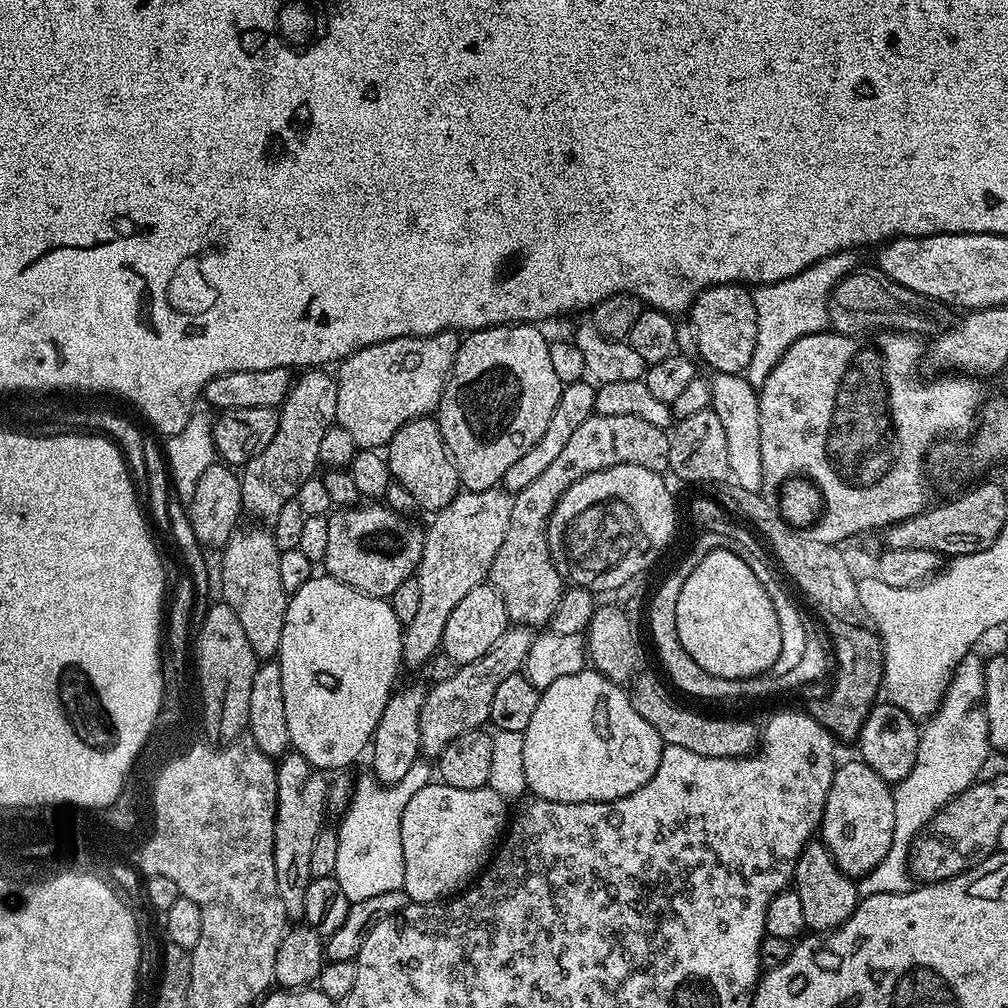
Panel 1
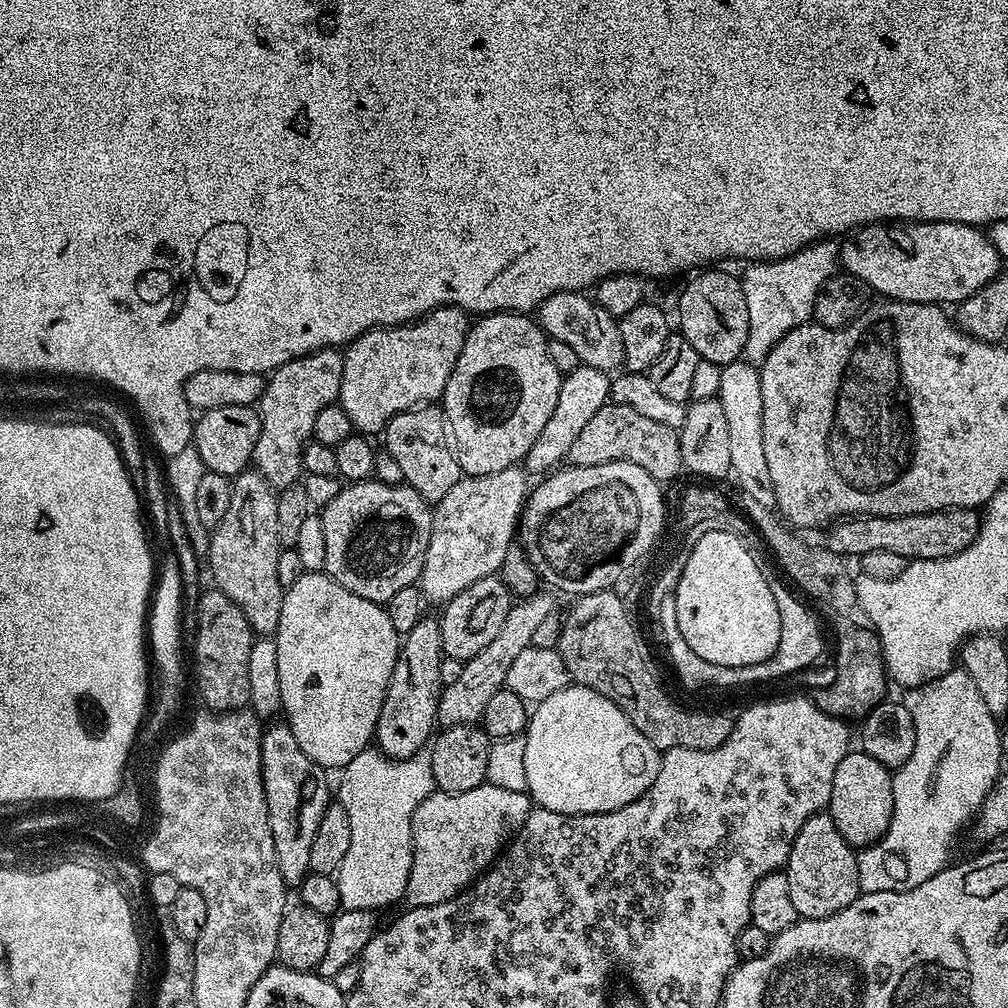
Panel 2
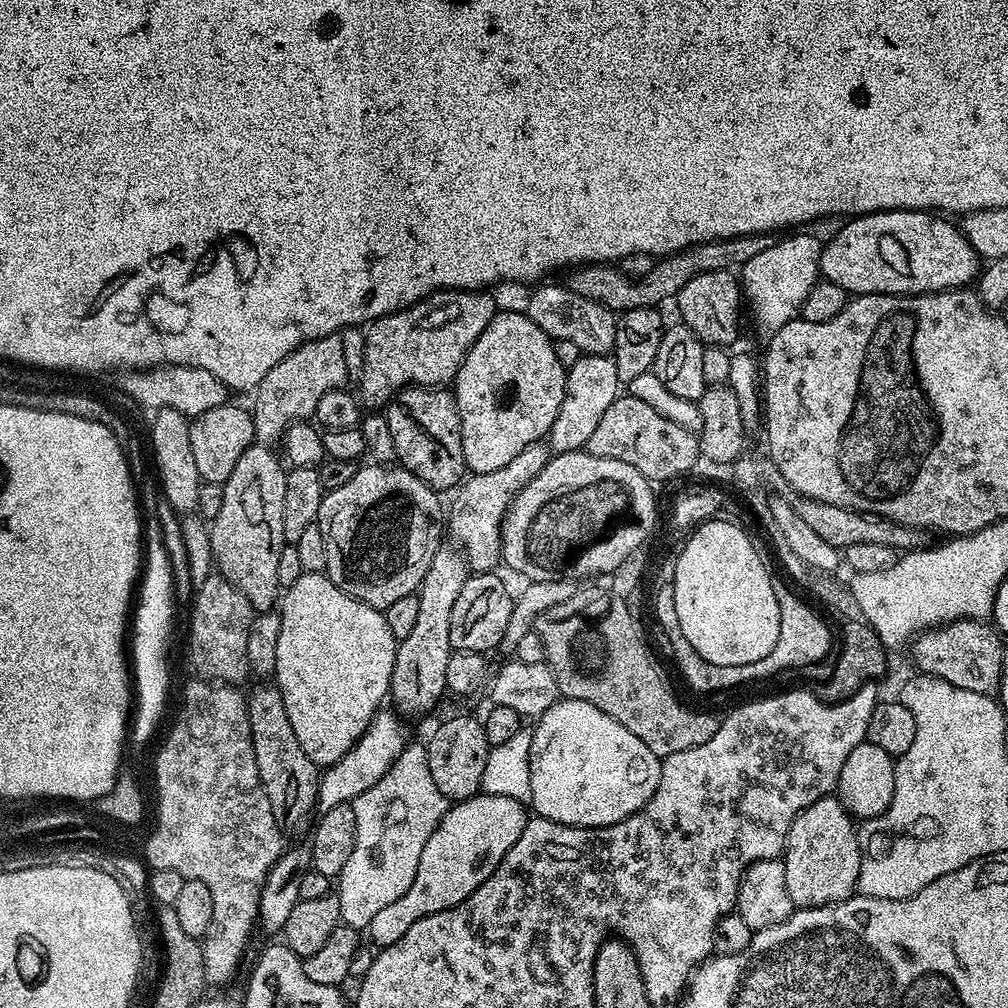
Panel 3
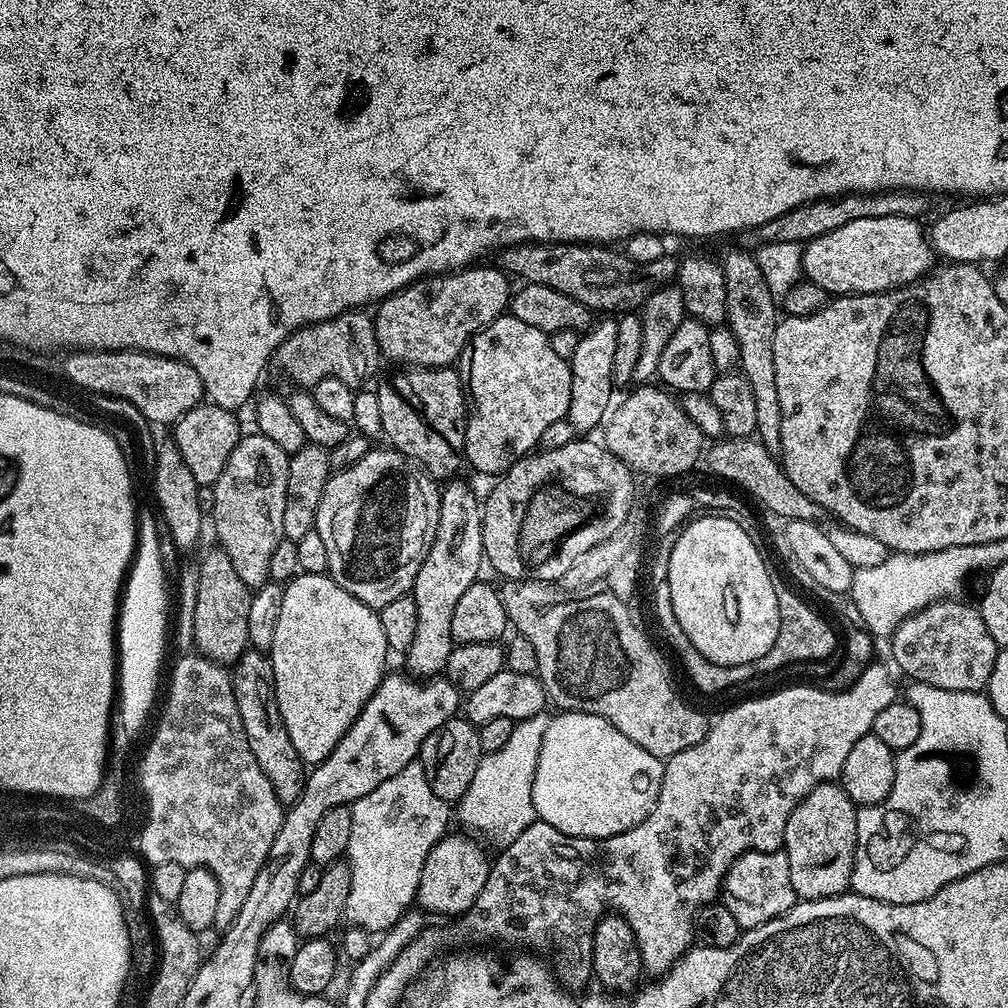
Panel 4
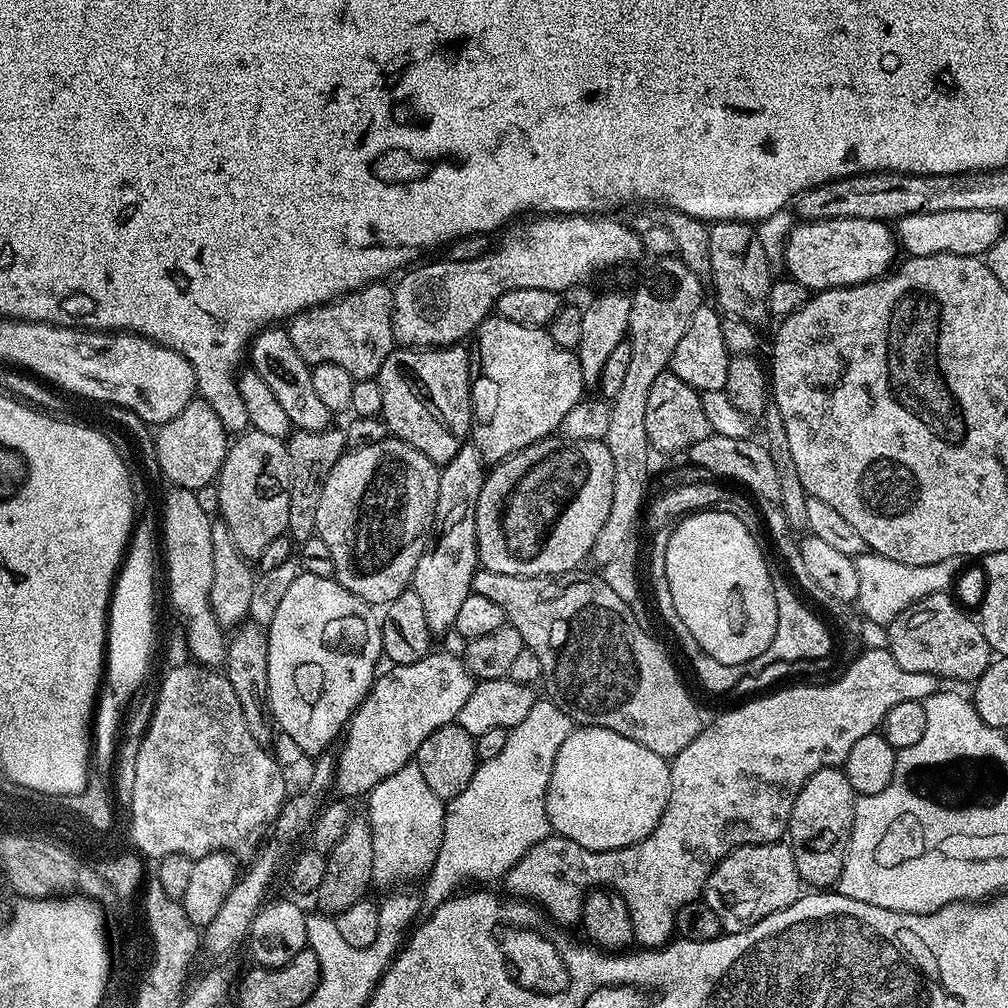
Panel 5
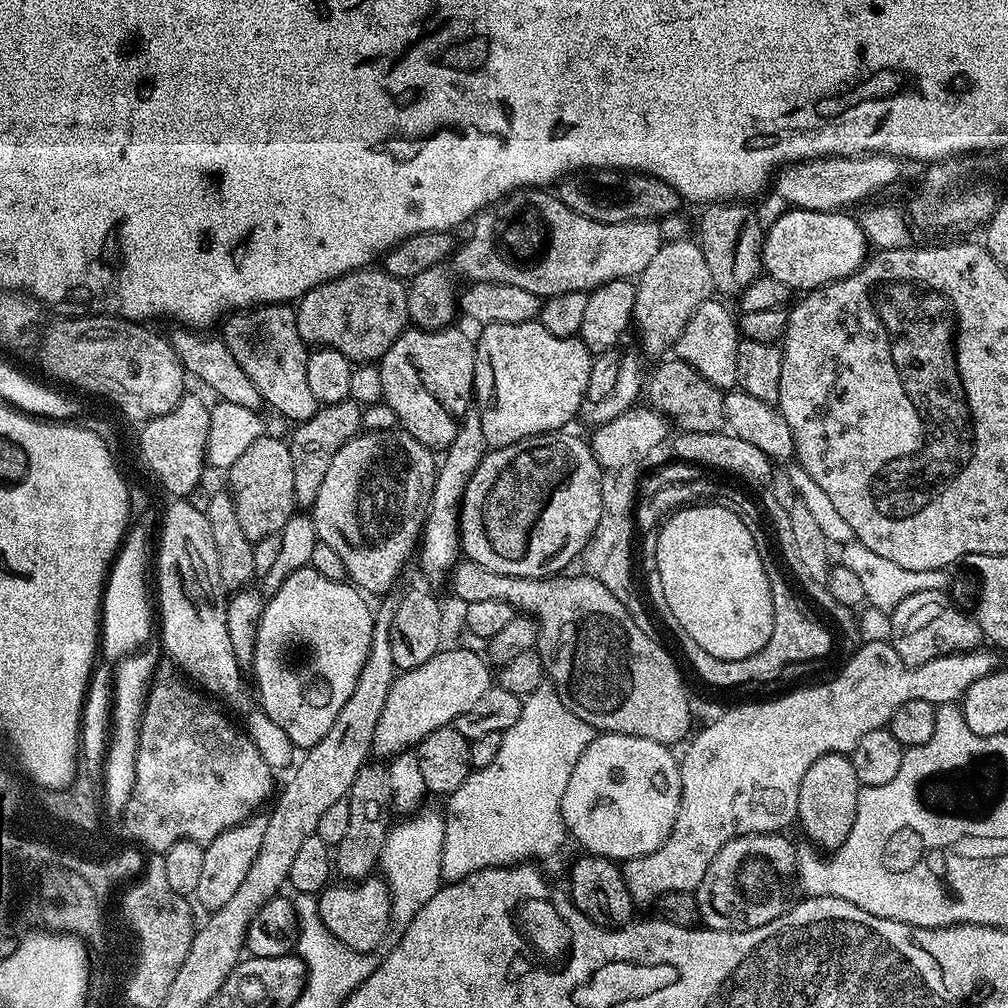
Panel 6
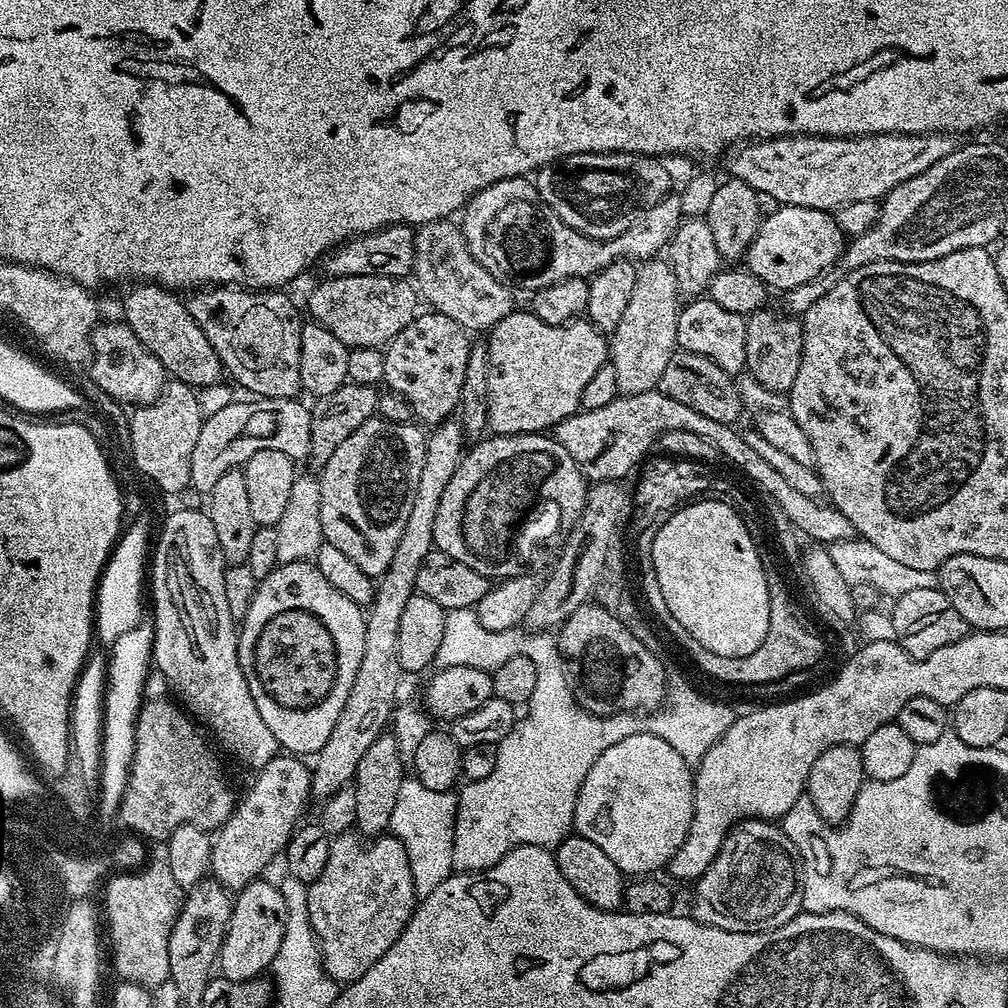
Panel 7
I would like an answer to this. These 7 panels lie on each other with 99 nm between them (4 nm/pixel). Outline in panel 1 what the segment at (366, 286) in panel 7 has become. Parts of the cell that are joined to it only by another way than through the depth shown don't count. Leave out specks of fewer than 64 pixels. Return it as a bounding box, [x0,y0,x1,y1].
[239,366,338,522]

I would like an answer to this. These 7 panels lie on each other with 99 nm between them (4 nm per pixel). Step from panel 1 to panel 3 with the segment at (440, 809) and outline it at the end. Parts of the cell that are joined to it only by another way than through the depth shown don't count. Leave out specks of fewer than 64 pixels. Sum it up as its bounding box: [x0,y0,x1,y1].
[366,794,529,949]

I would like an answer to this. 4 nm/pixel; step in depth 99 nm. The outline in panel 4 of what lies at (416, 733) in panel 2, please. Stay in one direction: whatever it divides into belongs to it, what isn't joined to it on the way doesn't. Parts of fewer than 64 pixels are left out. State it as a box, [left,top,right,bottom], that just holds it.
[406,478,485,678]

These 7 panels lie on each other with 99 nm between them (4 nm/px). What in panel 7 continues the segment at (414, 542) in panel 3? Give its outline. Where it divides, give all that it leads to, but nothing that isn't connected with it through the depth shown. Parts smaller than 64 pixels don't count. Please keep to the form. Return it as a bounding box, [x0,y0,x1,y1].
[319,418,426,578]

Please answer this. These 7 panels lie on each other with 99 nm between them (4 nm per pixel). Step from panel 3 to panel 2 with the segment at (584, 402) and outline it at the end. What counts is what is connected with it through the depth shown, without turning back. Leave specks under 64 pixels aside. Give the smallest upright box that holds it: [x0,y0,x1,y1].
[522,363,611,477]

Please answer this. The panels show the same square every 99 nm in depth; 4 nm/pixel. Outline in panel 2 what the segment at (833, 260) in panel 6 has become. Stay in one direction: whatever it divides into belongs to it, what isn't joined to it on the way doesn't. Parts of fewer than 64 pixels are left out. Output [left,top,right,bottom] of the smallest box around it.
[840,222,1002,306]

